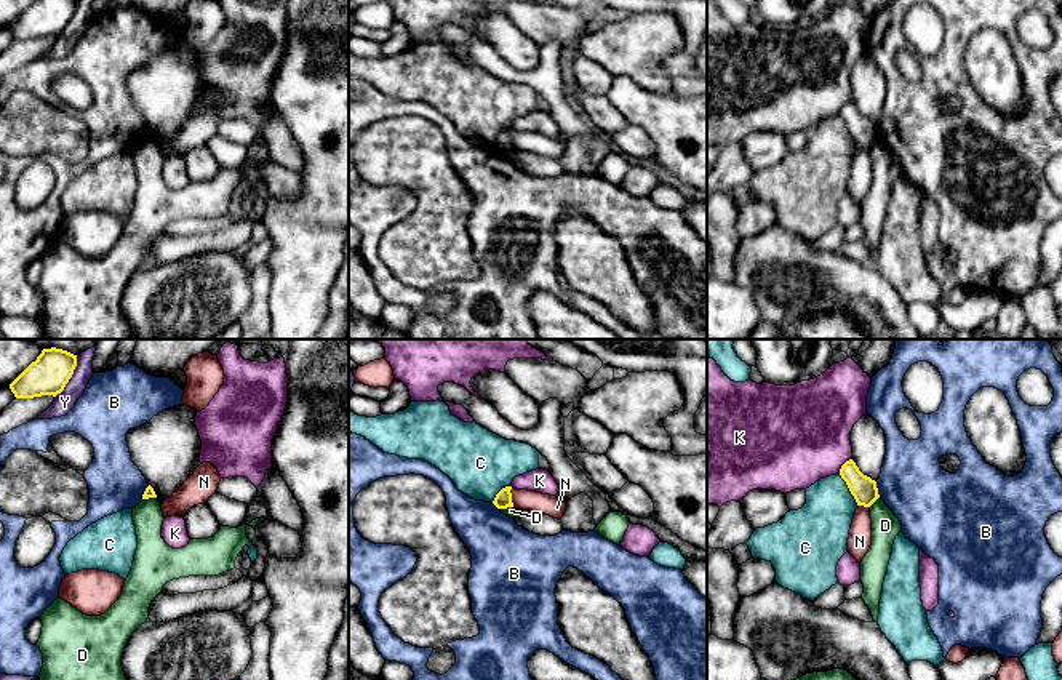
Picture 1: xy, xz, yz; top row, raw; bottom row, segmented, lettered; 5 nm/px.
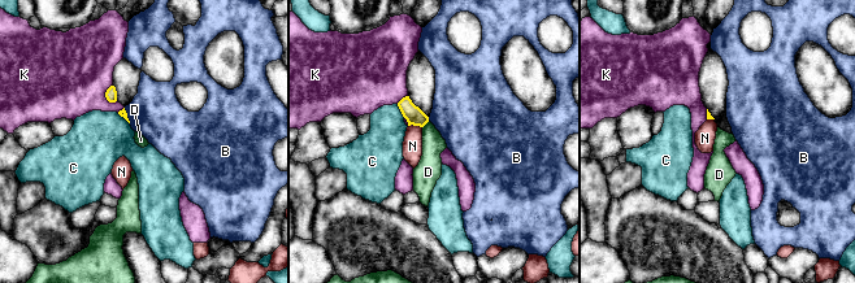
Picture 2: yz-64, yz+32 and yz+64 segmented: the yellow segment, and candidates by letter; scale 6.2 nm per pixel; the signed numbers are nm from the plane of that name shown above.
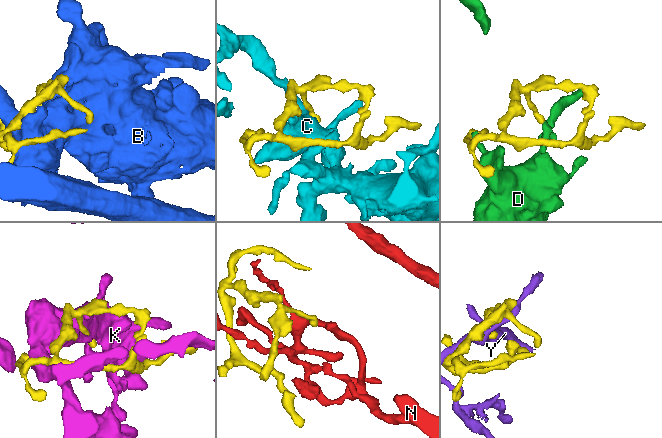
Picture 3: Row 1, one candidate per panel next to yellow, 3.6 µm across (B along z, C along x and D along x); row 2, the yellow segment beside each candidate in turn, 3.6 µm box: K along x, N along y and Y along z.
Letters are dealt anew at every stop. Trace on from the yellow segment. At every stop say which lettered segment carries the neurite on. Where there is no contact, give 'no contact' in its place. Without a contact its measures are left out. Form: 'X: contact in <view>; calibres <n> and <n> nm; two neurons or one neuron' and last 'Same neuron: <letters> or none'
B: contact in yz; calibres 130 and 340 nm; two neurons
C: contact in yz; calibres 130 and 280 nm; two neurons
D: contact in yz; calibres 130 and 140 nm; two neurons
K: contact in yz; calibres 130 and 480 nm; two neurons
N: contact in xz; calibres 90 and 100 nm; two neurons
Y: contact in xy; calibres 190 and 100 nm; two neurons
Same neuron: none

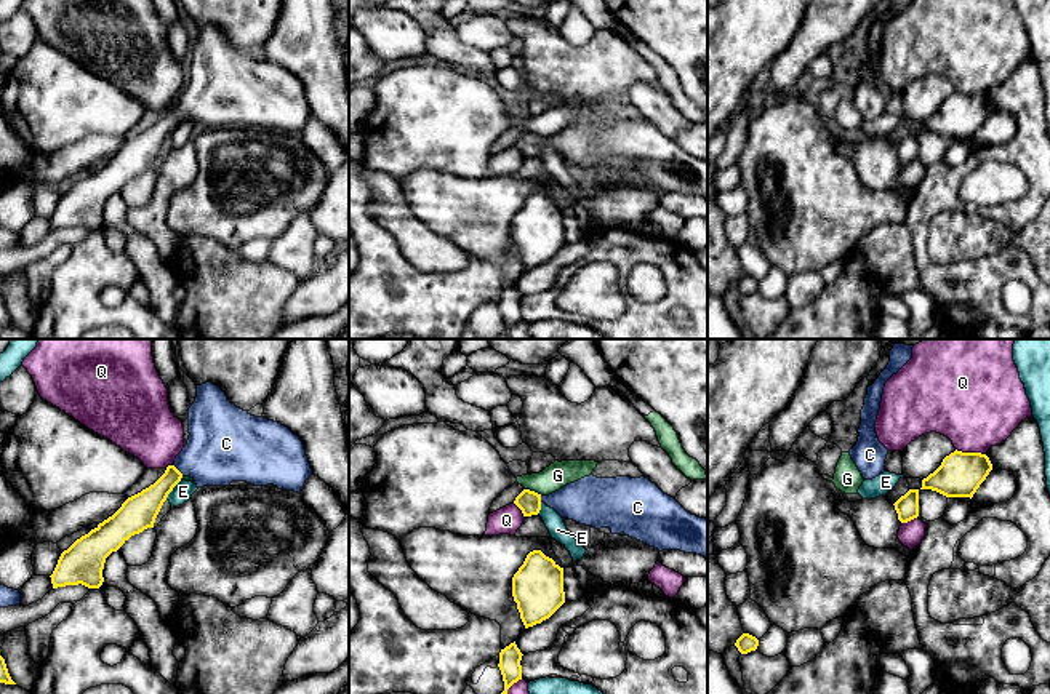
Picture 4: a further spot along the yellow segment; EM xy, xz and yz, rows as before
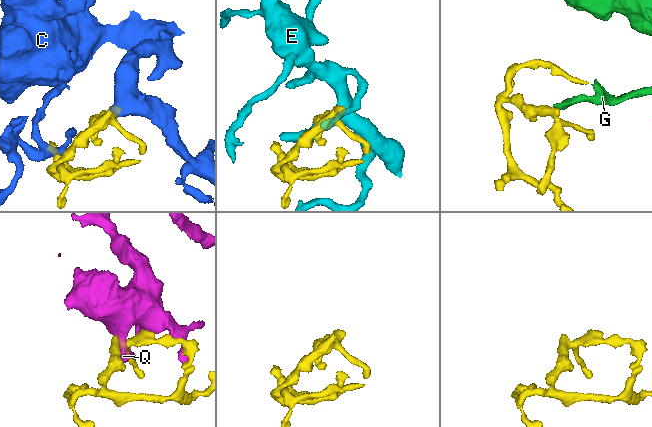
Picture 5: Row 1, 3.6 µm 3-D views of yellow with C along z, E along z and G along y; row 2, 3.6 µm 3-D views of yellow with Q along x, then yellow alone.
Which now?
C: contact in xy; calibres 150 and 340 nm; one neuron
E: contact in xy; calibres 180 and 100 nm; two neurons
G: contact in xz; calibres 110 and 130 nm; two neurons
Q: contact in yz; calibres 220 and 440 nm; two neurons
Same neuron: C

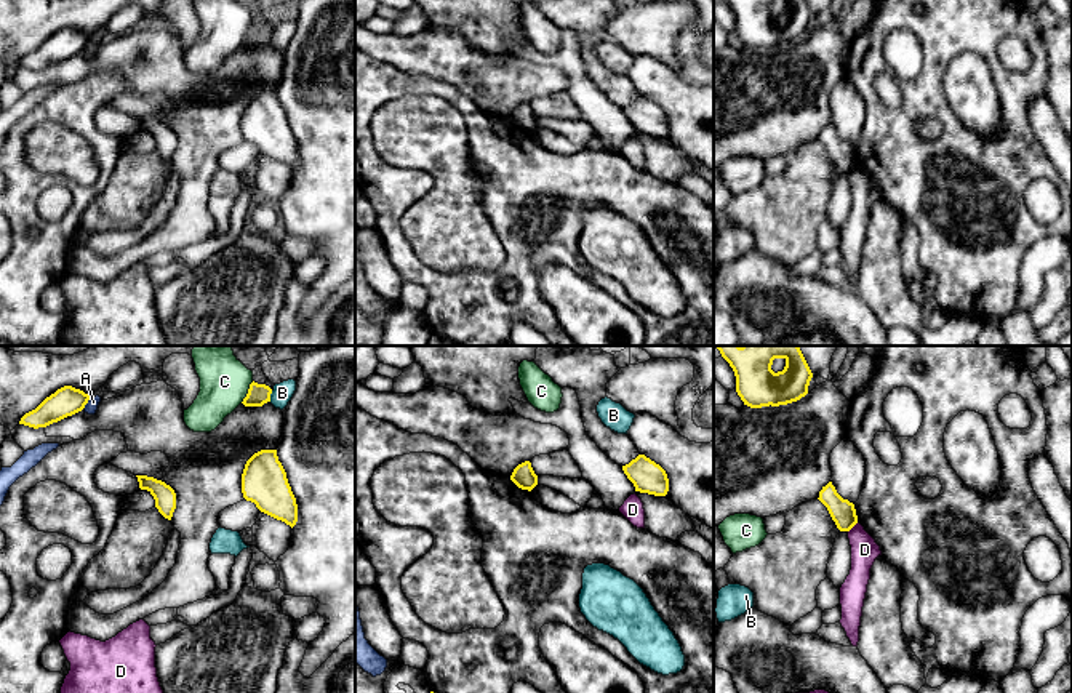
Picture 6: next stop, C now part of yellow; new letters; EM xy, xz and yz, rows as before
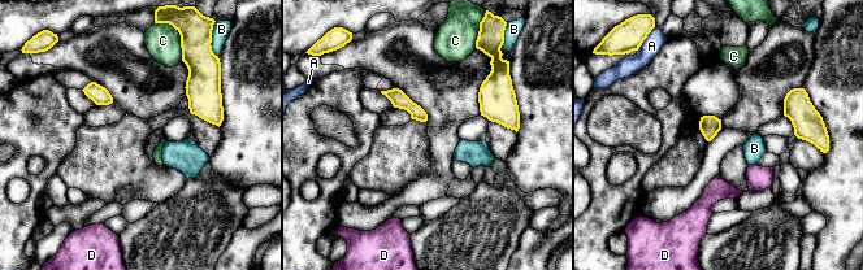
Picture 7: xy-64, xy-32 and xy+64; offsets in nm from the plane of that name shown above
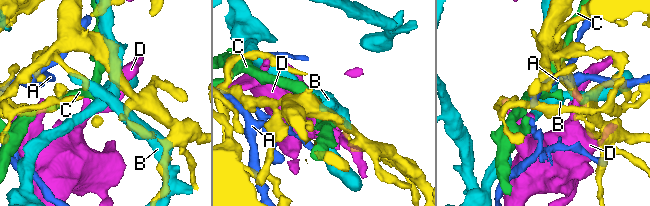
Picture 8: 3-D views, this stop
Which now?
A: contact in xy; calibres 150 and 60 nm; two neurons
B: contact in xy; calibres 110 and 100 nm; two neurons
C: contact in xy; calibres 110 and 240 nm; two neurons
D: contact in yz; calibres 120 and 140 nm; two neurons
Same neuron: none

